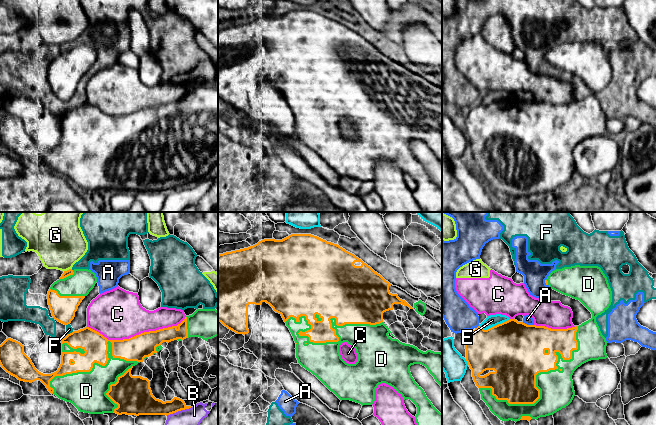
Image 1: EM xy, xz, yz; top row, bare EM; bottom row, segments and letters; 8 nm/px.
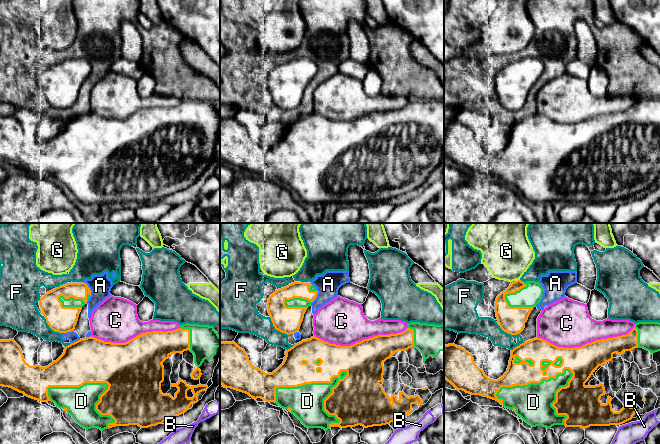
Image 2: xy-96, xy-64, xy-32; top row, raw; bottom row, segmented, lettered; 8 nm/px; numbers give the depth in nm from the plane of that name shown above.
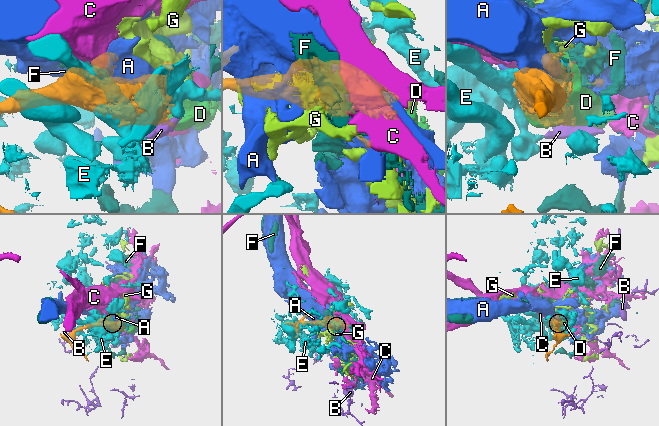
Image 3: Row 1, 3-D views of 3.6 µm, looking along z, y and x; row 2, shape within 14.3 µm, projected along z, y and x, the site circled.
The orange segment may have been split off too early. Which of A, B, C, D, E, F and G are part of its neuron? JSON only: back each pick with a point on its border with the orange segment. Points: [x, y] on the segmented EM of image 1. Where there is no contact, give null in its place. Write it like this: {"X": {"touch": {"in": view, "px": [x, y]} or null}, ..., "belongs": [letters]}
{"D": {"touch": {"in": "yz", "px": [535, 376]}}, "belongs": ["D"]}

